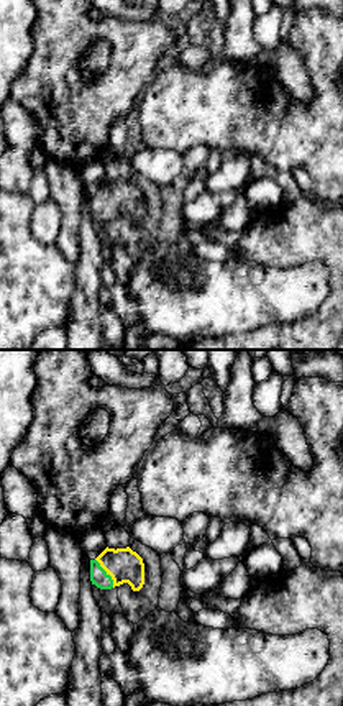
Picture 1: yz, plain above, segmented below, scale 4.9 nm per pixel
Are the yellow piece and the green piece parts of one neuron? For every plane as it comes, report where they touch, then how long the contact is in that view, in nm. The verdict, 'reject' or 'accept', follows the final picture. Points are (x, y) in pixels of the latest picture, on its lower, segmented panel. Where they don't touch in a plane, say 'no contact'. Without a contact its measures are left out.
(107, 573) | 170 nm

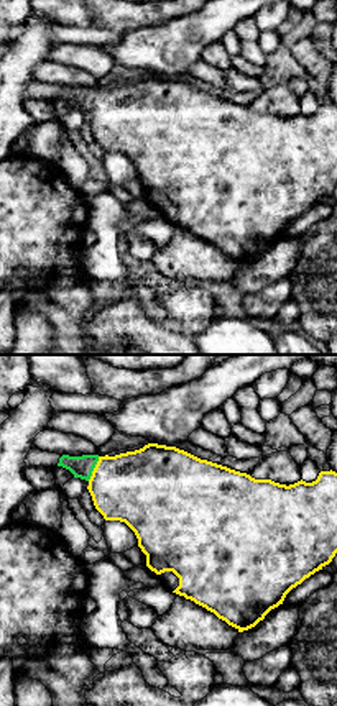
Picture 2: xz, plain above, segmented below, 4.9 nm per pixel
(94, 468) | 130 nm

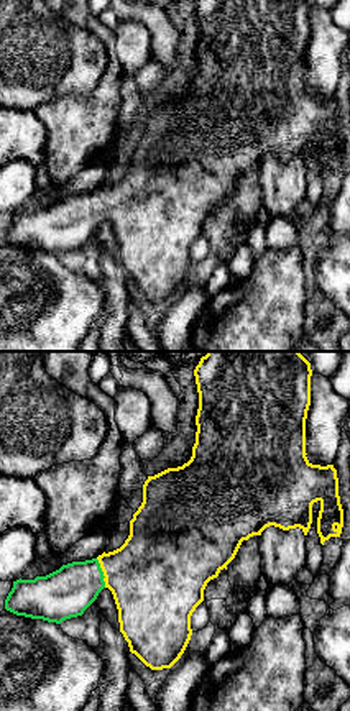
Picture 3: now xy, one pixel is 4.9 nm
(104, 573) | 150 nm

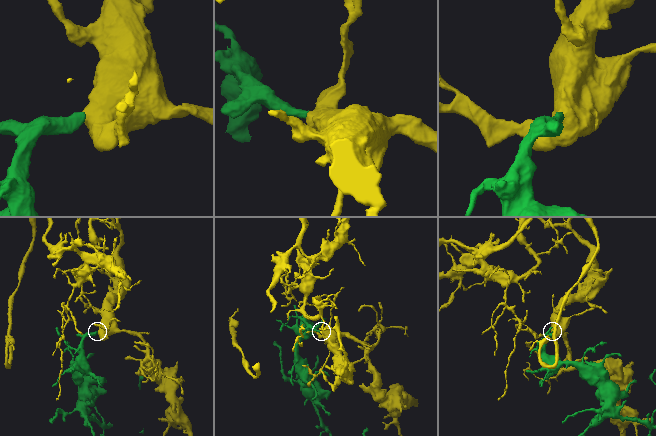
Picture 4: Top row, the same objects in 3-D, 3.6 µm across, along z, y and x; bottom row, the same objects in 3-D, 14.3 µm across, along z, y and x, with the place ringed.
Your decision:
accept

